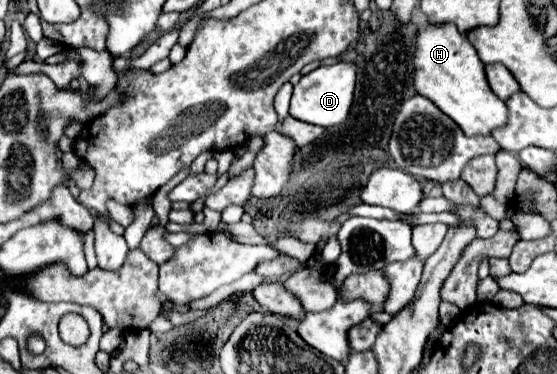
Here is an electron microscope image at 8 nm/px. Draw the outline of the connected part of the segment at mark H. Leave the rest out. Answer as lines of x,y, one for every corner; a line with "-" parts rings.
440,24
422,28
418,32
418,46
414,56
416,92
428,96
444,114
448,114
466,136
490,136
492,130
508,122
508,106
500,100
484,74
484,64
476,48
454,24

